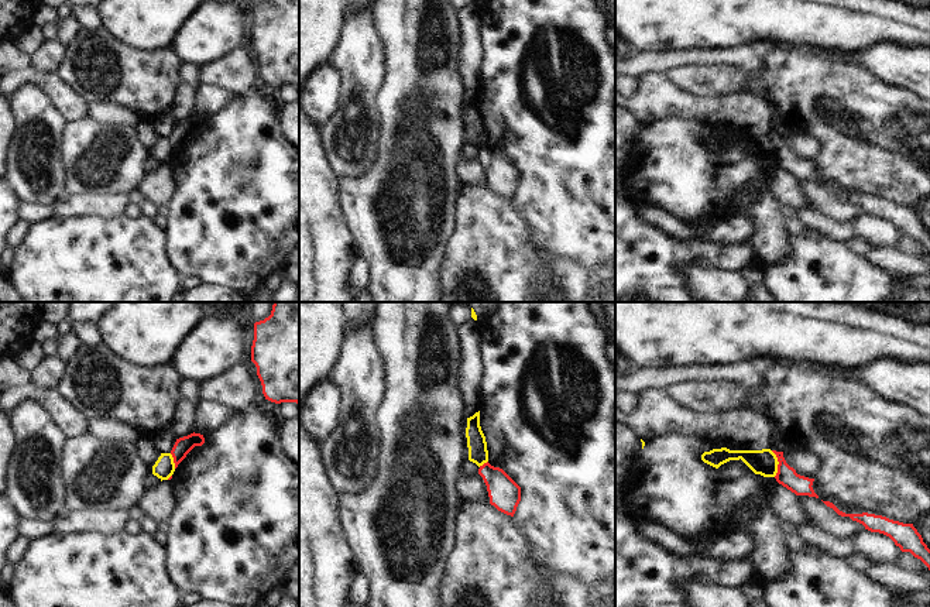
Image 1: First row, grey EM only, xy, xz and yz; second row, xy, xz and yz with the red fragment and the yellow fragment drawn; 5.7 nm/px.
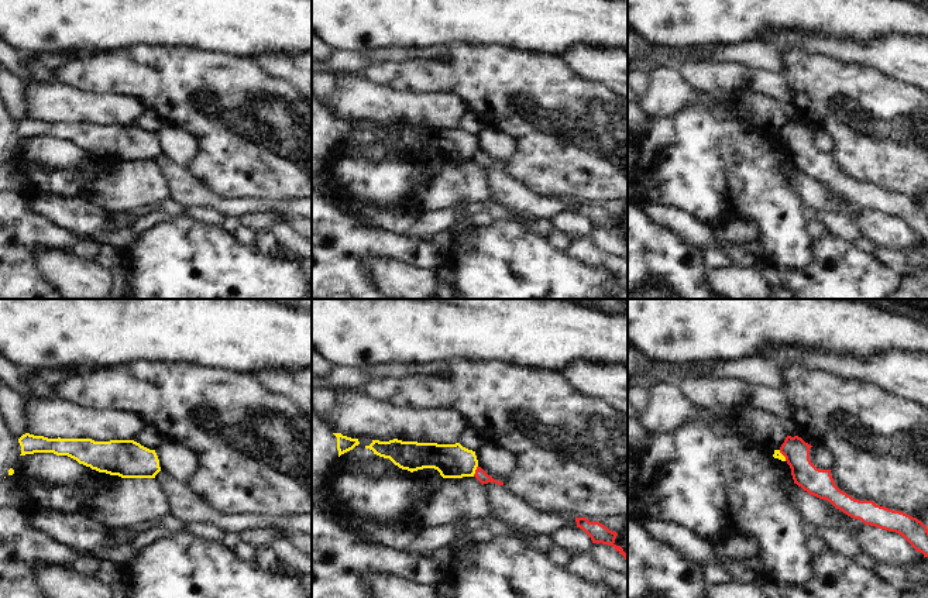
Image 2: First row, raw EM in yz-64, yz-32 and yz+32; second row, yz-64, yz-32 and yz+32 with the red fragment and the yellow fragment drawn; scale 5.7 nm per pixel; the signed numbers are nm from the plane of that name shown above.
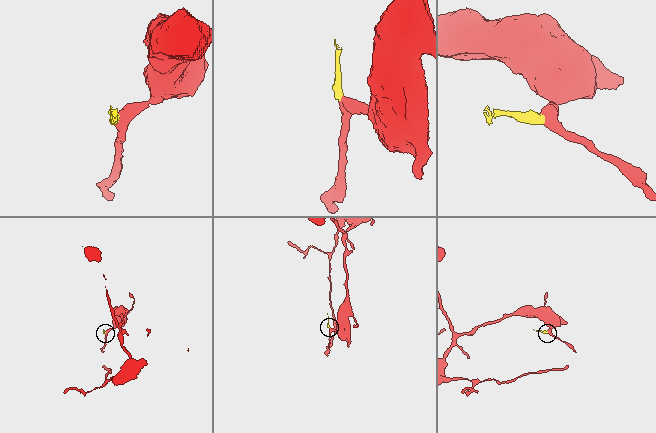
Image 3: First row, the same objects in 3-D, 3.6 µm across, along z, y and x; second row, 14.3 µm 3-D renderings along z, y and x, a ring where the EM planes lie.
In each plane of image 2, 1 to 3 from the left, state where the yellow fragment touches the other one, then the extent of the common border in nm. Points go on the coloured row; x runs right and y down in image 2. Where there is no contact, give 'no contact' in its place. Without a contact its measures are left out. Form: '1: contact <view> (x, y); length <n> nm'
1: no contact
2: contact yz-32 (475, 471); length 70 nm
3: contact yz+32 (783, 454); length 80 nm

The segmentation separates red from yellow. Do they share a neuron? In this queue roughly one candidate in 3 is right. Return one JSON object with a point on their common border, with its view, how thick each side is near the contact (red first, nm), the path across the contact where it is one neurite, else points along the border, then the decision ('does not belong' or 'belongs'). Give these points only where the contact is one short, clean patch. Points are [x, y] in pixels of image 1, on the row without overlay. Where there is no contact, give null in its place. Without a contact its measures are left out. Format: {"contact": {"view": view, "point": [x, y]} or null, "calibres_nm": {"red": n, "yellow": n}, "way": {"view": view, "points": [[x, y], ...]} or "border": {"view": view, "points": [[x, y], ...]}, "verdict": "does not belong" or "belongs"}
{"contact": {"view": "yz", "point": [779, 147]}, "calibres_nm": {"red": 120, "yellow": 150}, "border": {"view": "yz", "points": [[771, 134], [778, 146], [775, 160]]}, "verdict": "does not belong"}

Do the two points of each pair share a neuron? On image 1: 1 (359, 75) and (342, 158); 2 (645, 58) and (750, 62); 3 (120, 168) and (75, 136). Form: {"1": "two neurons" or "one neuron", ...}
{"1": "one neuron", "2": "one neuron", "3": "one neuron"}

